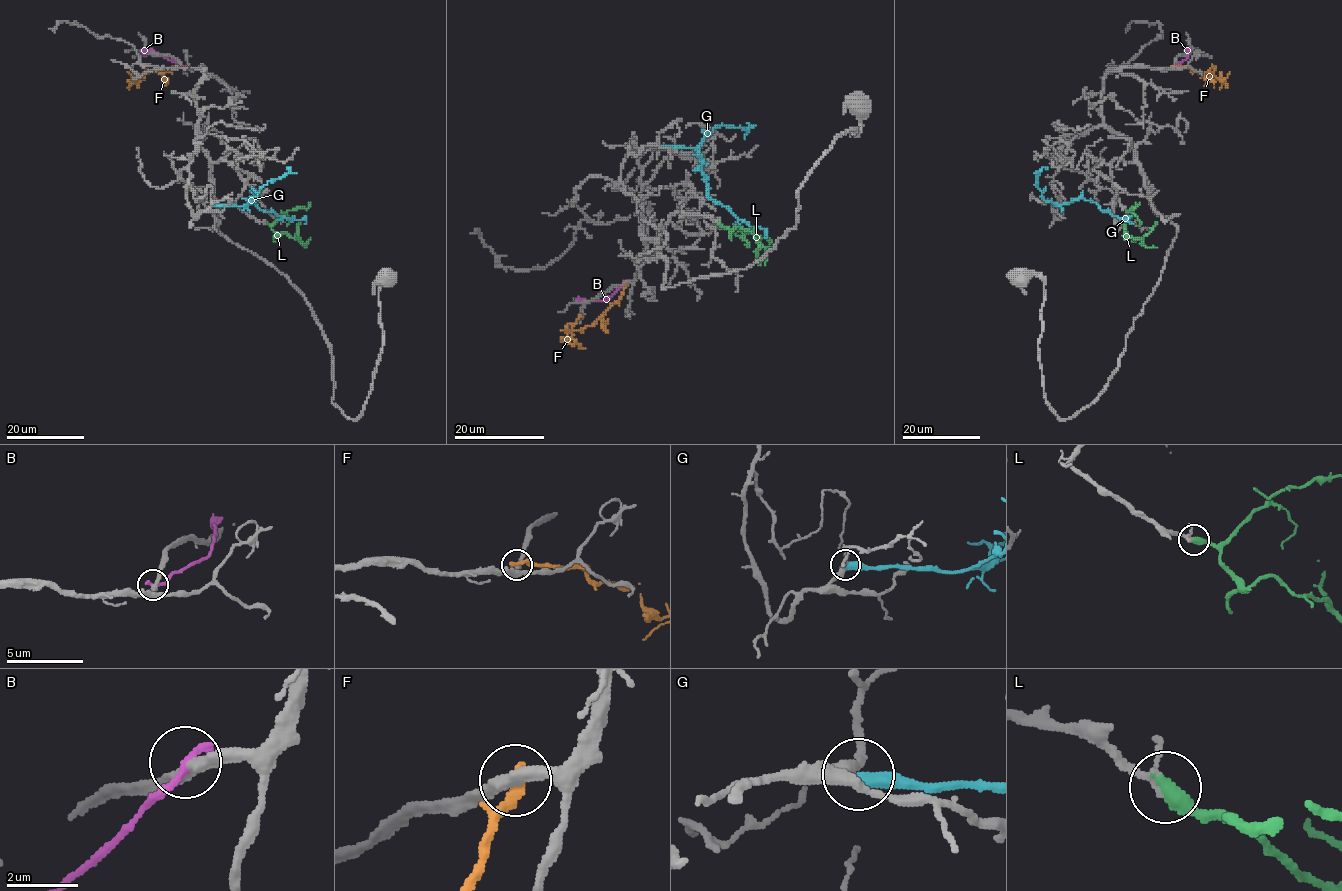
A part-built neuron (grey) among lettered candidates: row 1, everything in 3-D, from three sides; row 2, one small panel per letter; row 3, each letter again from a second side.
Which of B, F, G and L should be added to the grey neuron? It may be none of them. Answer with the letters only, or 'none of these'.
L

